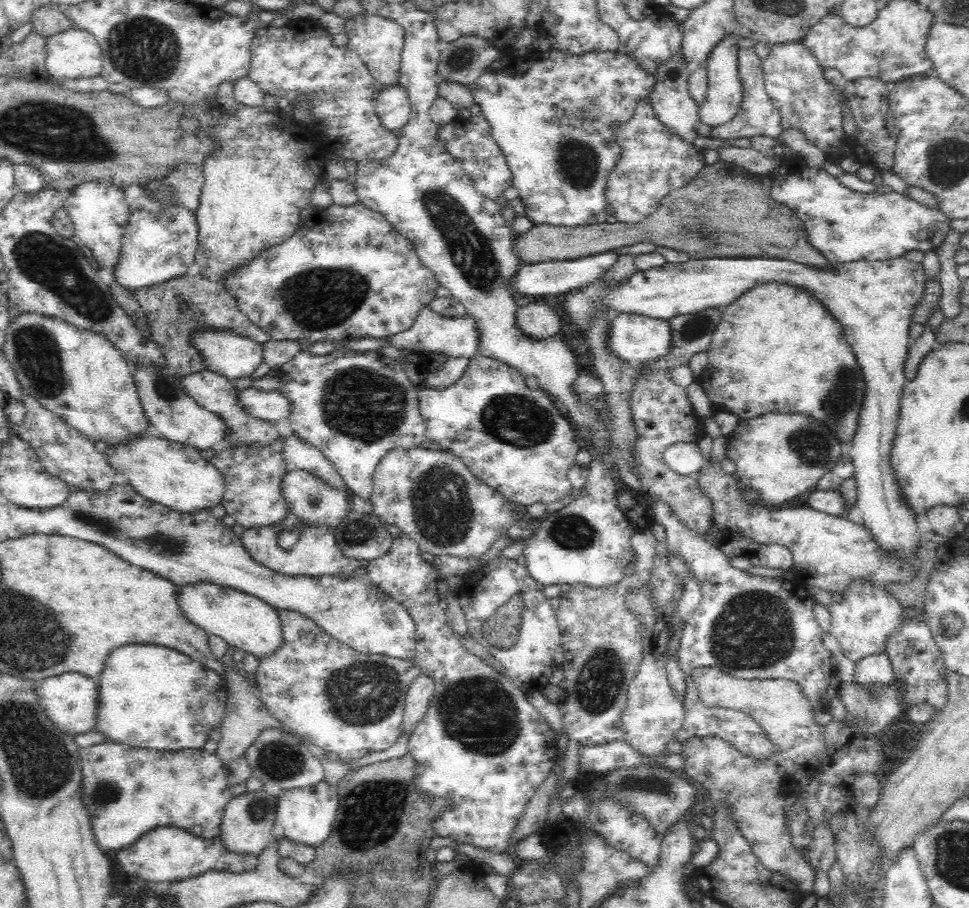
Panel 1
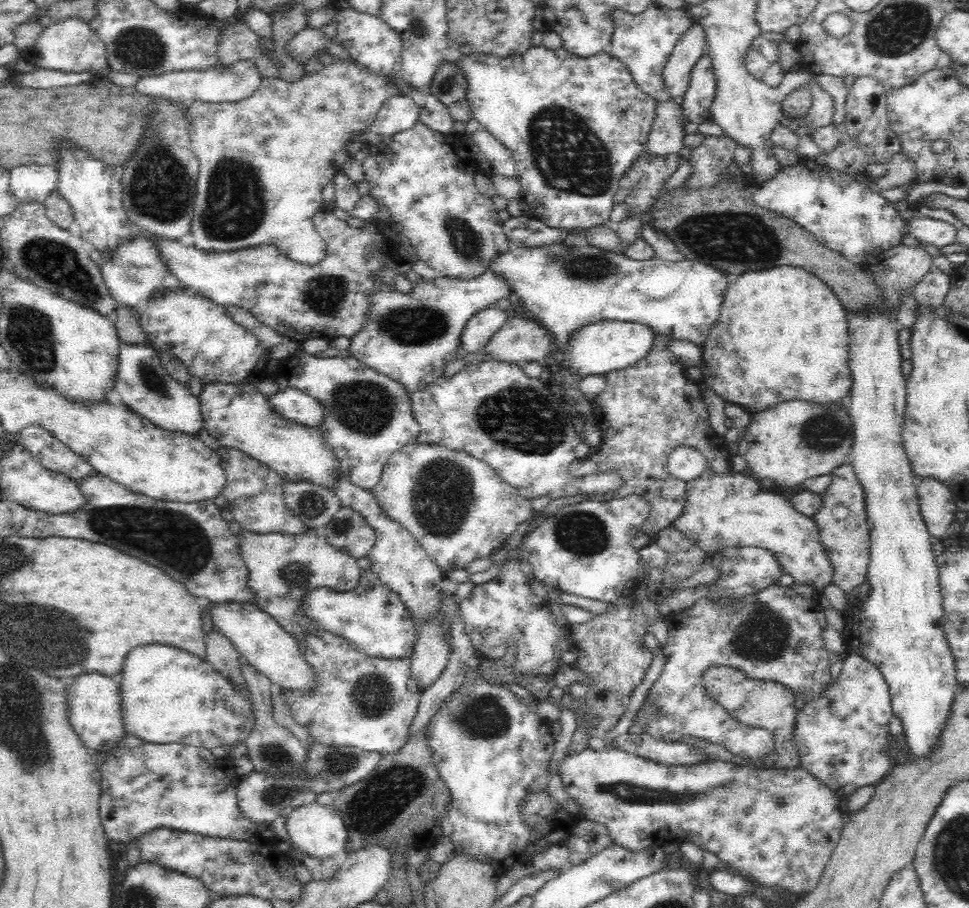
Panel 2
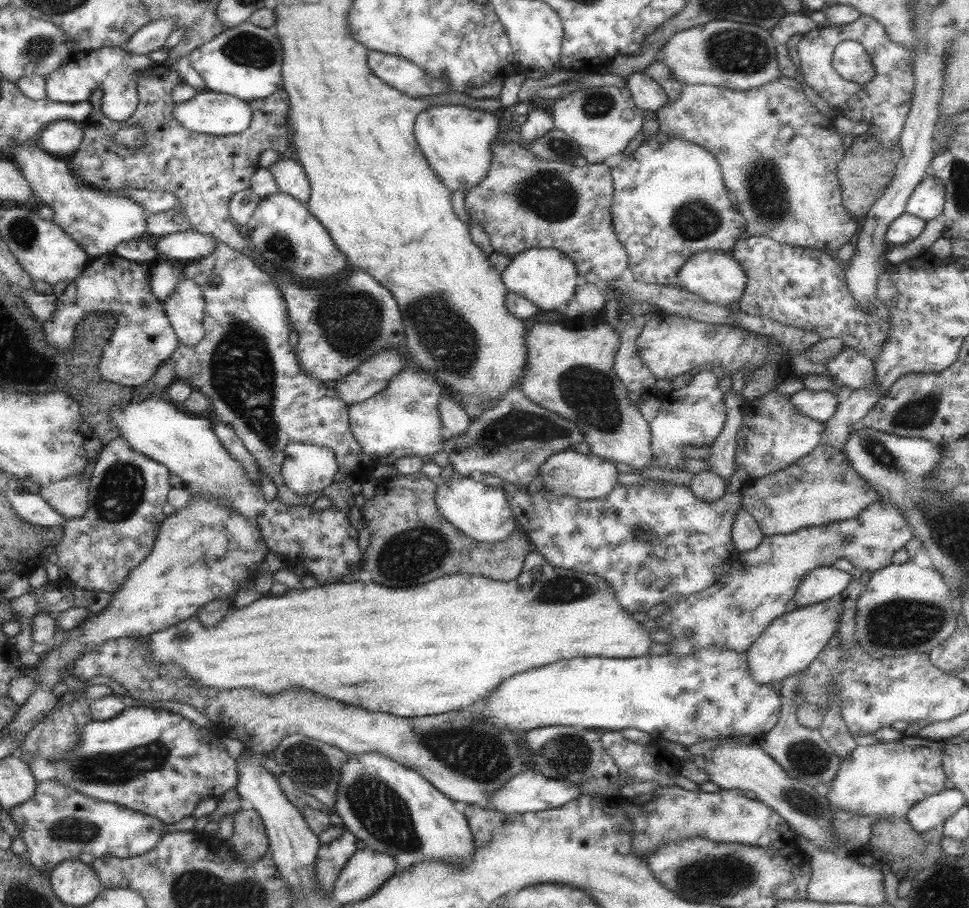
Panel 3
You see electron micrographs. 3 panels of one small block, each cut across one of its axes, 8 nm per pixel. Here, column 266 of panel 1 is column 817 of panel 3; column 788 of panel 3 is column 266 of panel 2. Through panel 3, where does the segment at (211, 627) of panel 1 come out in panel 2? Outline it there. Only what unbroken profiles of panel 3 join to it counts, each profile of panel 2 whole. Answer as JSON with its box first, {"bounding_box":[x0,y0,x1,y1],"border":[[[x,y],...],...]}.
{"bounding_box":[203,602,314,690],"border":[[[204,602],[203,610],[208,611],[213,629],[228,638],[239,656],[247,658],[249,664],[266,675],[270,682],[288,690],[310,690],[310,686],[314,686],[314,671],[302,656],[296,637],[286,632],[260,606],[254,602]]]}

